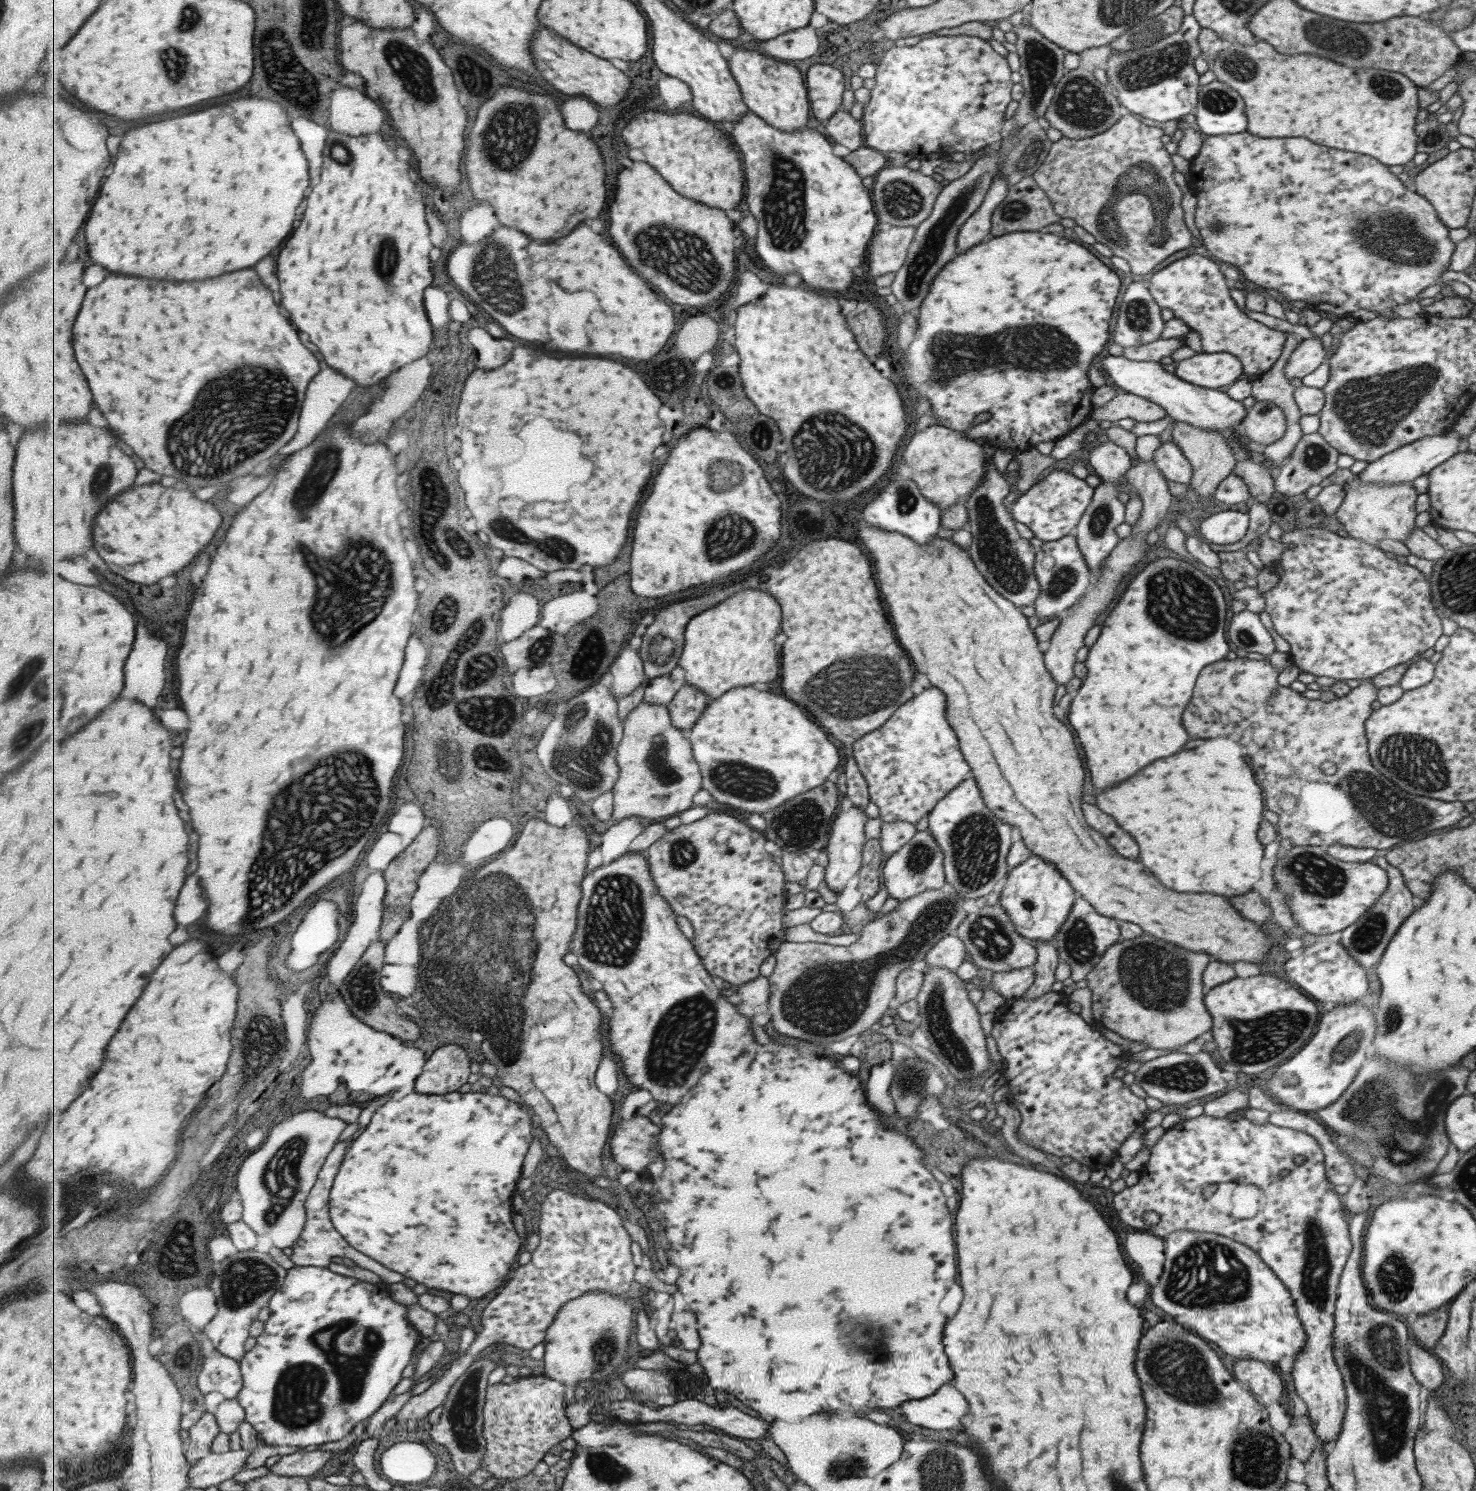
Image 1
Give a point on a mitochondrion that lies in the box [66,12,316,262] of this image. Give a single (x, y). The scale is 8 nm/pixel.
(171, 61)

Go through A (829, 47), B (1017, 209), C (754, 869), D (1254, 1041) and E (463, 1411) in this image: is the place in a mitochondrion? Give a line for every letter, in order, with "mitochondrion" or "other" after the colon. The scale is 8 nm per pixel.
A: other
B: mitochondrion
C: other
D: mitochondrion
E: mitochondrion

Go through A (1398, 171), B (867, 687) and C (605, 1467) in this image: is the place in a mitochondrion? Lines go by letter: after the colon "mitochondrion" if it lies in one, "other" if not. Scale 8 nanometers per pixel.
A: other
B: mitochondrion
C: mitochondrion

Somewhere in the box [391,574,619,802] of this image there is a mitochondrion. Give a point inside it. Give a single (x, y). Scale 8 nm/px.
(578, 757)

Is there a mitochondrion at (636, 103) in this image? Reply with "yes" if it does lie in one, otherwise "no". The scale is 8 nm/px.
no

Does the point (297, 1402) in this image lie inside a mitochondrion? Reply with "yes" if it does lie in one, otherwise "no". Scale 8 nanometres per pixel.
yes

